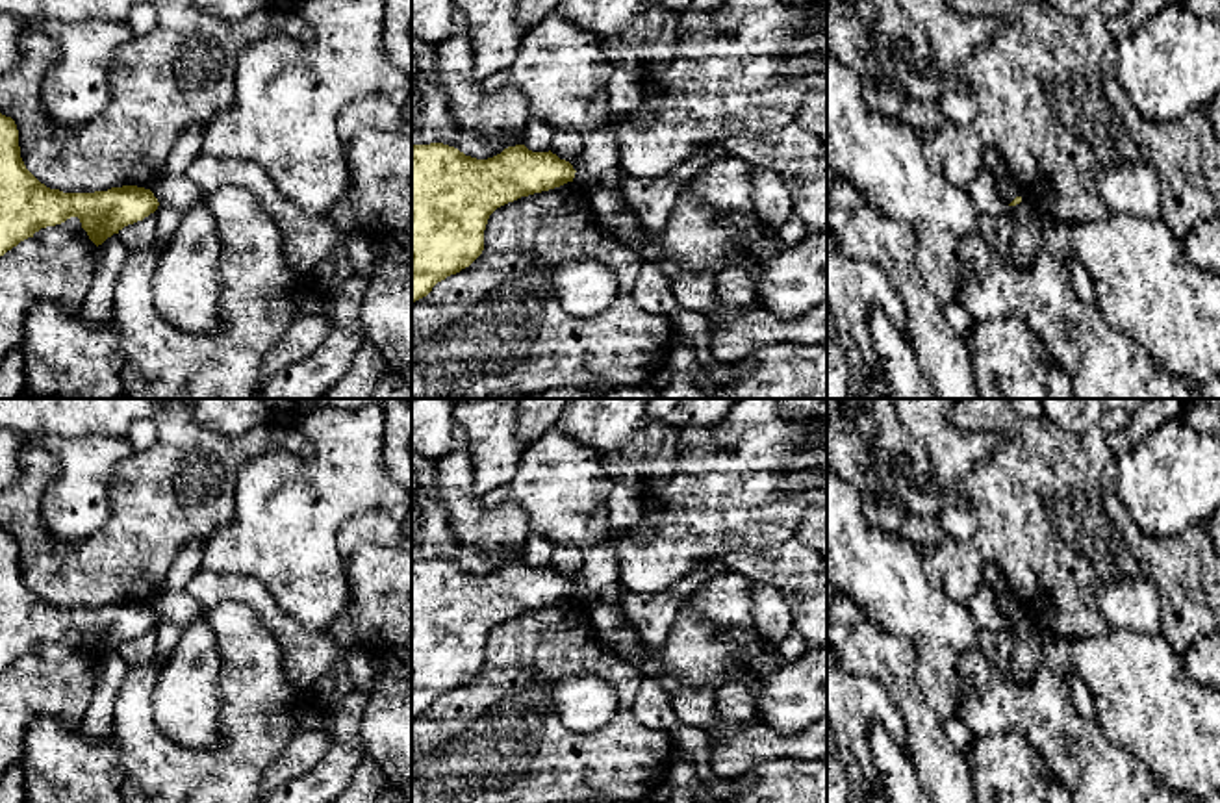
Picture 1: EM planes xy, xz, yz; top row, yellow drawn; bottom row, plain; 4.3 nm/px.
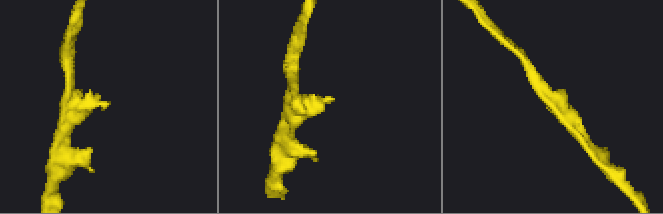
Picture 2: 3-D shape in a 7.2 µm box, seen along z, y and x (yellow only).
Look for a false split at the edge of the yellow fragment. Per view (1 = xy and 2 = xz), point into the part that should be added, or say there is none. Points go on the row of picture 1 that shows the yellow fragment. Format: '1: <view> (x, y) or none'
1: none
2: none

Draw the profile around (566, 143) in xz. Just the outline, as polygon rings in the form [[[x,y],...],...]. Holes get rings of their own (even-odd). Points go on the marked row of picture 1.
[[[558,130],[553,135],[551,152],[573,163],[584,148],[586,132]]]

